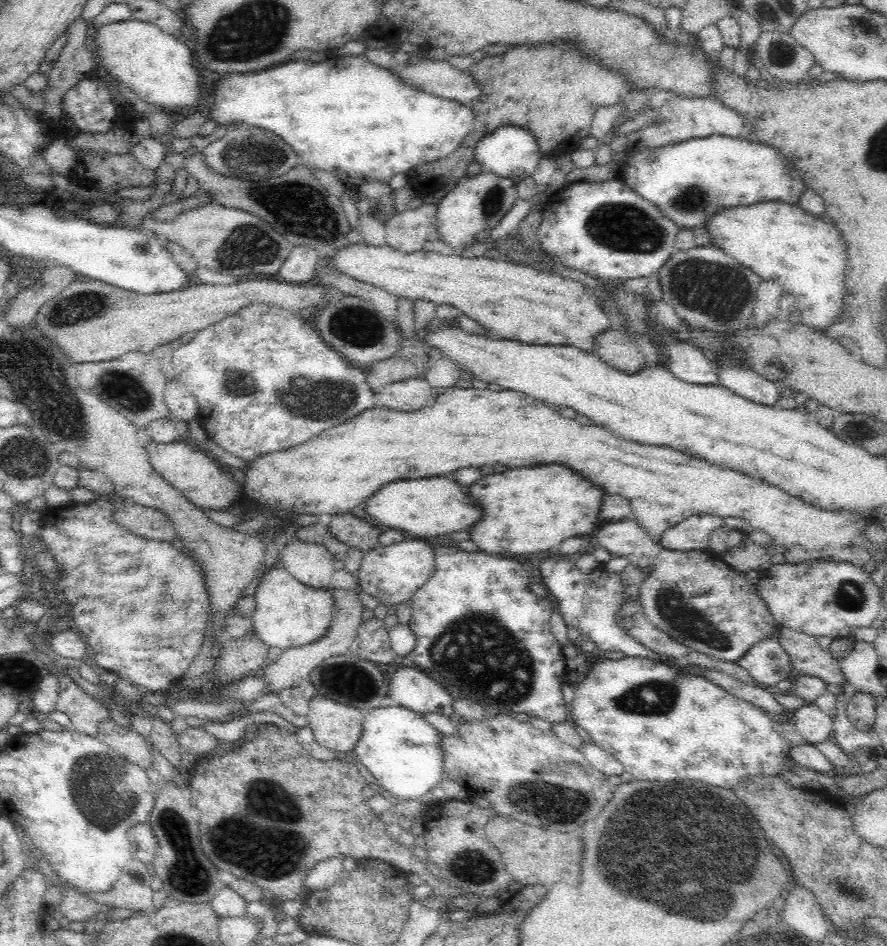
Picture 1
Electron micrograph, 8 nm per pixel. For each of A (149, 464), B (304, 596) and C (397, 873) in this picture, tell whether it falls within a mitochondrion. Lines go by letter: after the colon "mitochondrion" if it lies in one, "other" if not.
A: other
B: other
C: other

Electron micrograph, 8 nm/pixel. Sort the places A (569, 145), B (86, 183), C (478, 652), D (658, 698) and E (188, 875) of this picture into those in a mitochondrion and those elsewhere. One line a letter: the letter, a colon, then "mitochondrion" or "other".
A: other
B: other
C: mitochondrion
D: mitochondrion
E: mitochondrion

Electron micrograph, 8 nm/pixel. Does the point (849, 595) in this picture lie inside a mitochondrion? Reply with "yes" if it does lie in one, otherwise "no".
yes

